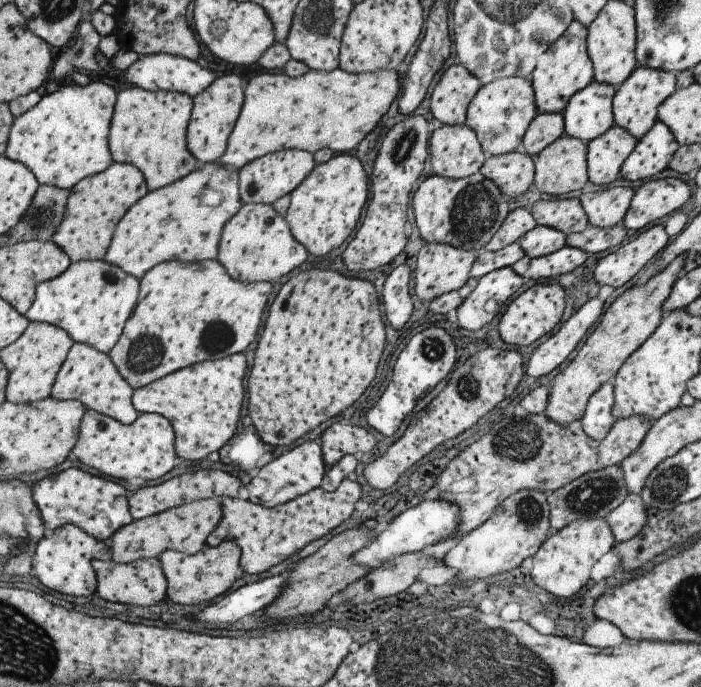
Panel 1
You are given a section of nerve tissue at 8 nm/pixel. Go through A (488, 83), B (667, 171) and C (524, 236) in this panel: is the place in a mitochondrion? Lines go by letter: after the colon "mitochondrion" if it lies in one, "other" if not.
A: other
B: other
C: other

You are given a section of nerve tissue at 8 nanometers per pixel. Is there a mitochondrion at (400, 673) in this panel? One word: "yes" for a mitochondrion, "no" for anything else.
yes

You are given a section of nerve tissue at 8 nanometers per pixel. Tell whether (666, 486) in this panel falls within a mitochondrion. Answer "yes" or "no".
yes

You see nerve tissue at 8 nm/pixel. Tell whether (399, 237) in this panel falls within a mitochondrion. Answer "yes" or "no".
no

